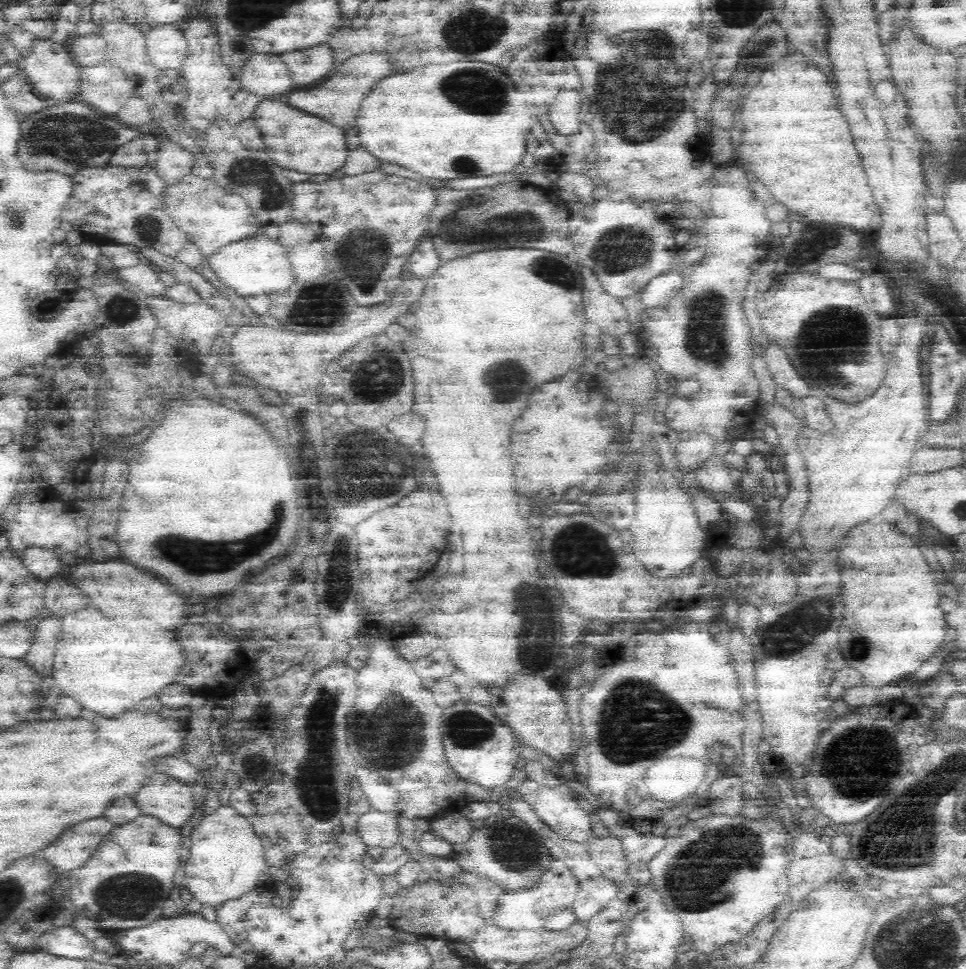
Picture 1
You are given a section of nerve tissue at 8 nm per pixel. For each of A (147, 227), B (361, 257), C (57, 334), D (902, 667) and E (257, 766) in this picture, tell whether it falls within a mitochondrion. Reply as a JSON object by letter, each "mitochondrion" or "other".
{"A":"mitochondrion","B":"mitochondrion","C":"other","D":"other","E":"mitochondrion"}

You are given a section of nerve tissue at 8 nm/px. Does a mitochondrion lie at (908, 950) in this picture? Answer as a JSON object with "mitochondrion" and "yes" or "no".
{"mitochondrion":"yes"}

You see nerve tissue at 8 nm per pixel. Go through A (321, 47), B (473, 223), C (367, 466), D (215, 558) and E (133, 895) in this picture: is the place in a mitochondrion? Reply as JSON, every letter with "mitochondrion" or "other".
{"A":"other","B":"mitochondrion","C":"mitochondrion","D":"mitochondrion","E":"mitochondrion"}

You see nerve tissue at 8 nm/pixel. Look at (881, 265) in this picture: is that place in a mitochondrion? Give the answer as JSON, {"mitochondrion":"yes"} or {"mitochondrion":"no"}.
{"mitochondrion":"no"}

